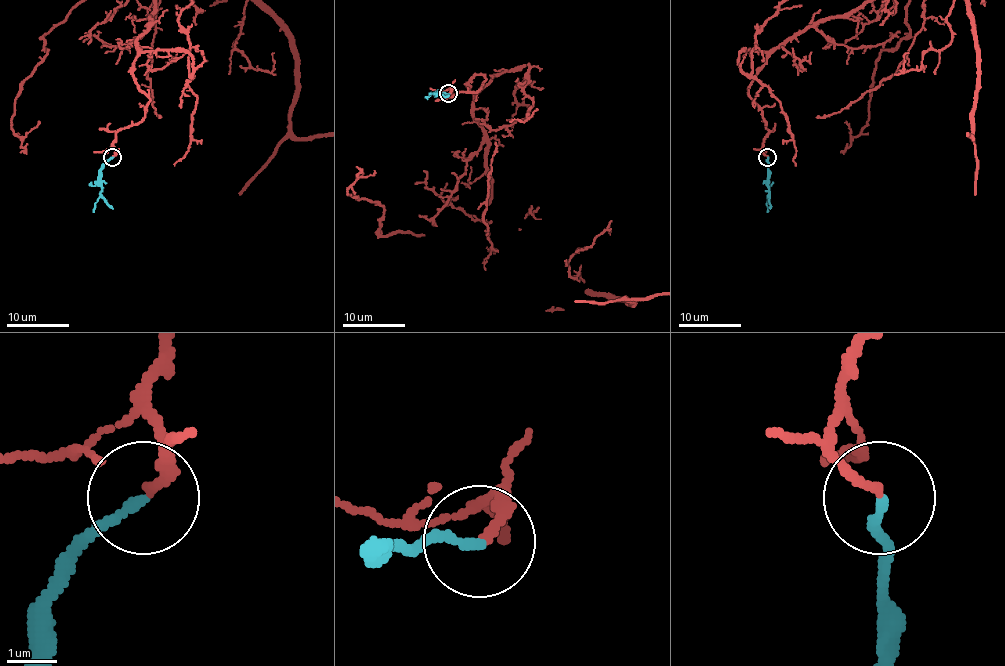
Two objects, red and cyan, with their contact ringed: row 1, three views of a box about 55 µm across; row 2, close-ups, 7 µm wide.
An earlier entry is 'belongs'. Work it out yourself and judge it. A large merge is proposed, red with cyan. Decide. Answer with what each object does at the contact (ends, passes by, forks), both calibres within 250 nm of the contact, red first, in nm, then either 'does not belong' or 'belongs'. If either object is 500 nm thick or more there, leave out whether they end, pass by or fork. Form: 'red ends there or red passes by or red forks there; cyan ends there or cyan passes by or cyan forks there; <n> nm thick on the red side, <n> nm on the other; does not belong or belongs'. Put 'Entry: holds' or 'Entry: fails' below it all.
red ends there; cyan ends there; 190 nm thick on the red side, 190 nm on the other; belongs
Entry: holds

